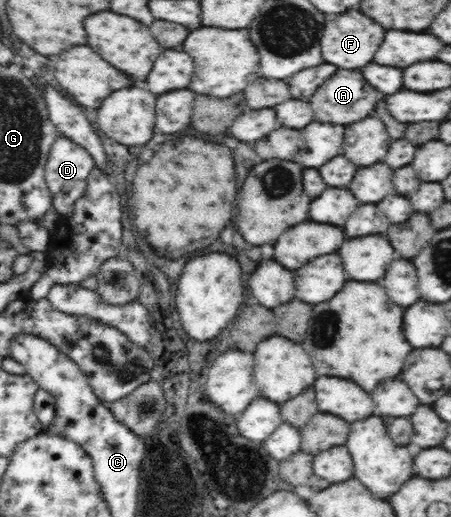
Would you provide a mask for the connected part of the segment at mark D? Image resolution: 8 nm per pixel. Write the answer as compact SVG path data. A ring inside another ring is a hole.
M61 135L52 144L45 165L45 178L53 199L53 208L61 216L72 213L75 201L80 199L86 191L88 175L91 175L94 168L94 158L88 153L88 150L66 136Z

